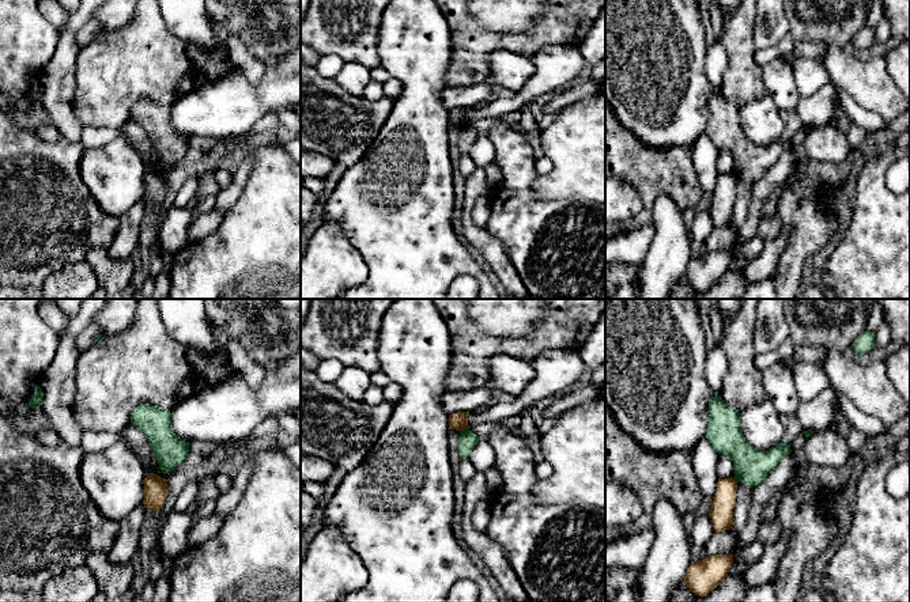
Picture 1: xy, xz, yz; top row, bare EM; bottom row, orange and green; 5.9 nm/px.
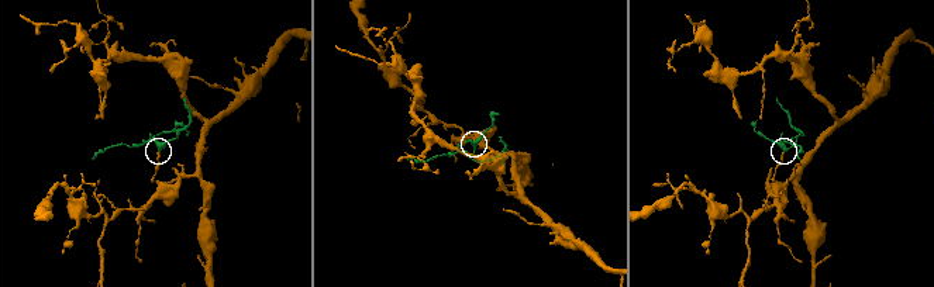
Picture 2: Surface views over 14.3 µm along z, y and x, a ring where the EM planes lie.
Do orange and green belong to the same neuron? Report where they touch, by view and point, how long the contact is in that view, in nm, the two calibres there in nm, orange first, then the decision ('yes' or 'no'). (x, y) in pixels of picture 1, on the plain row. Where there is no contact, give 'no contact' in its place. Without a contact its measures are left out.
xz (464, 124) | 70 nm | 100/100 nm | no

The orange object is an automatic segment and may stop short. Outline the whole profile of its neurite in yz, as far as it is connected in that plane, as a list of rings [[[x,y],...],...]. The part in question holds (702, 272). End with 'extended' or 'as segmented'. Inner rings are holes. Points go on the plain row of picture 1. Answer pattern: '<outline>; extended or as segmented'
[[[715,250],[691,258],[684,277],[695,291],[707,291],[728,272],[732,260],[733,250]]]; as segmented

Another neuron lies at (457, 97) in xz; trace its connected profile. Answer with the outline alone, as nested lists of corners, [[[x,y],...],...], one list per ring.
[[[490,80],[473,86],[448,86],[442,91],[442,103],[449,111],[460,107],[476,107],[490,96],[491,91],[492,83]]]

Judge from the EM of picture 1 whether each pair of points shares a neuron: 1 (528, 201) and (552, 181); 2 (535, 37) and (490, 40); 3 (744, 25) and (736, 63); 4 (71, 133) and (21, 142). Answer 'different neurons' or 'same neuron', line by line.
1: different neurons
2: same neuron
3: same neuron
4: different neurons

